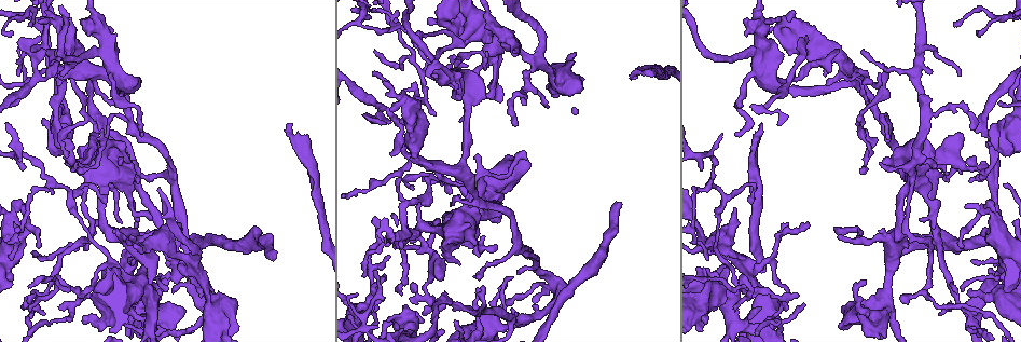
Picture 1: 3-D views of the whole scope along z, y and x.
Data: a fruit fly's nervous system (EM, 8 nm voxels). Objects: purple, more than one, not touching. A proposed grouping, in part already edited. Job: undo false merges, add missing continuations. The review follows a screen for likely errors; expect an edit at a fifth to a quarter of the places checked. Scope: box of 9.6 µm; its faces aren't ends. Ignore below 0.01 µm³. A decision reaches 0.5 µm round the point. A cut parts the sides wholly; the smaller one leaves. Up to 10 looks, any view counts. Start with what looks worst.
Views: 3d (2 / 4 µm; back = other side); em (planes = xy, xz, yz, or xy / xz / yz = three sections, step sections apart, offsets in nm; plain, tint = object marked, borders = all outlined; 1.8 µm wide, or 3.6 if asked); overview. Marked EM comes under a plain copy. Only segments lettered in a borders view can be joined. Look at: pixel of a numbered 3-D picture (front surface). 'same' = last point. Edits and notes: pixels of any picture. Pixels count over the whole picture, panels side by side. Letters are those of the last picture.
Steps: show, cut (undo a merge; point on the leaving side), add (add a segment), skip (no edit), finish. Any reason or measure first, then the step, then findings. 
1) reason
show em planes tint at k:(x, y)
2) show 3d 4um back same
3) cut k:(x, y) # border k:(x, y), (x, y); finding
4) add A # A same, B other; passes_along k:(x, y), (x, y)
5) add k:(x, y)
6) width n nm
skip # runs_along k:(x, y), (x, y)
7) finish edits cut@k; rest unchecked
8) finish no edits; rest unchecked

an open end
show 3d 2um at 1:(275, 251)

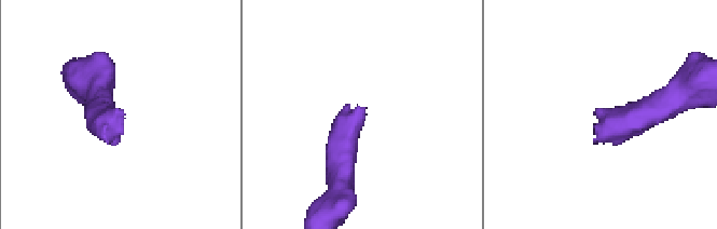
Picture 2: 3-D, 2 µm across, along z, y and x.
now the EM
show em planes borders at 2:(117, 110)

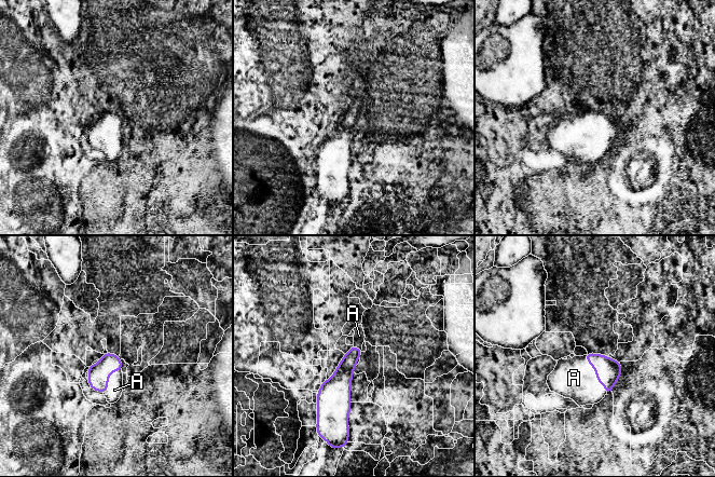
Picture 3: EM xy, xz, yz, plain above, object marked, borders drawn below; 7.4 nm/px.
add A # A same; passes_along 3:(608, 370), (596, 375), (574, 378); it goes on there

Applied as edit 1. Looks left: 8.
redraw
show overview

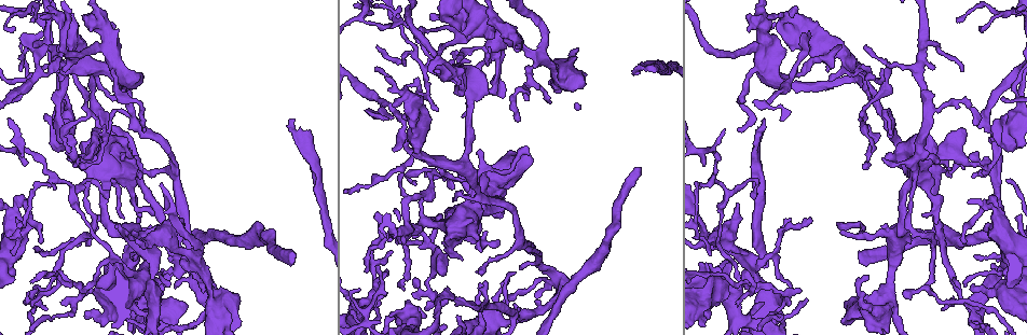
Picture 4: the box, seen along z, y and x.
branch stops here
show 3d 2um back at 4:(294, 120)

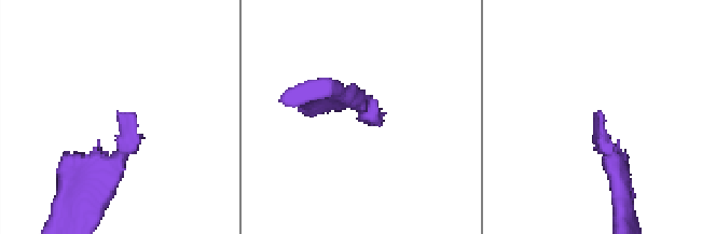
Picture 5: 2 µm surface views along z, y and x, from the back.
shape alone is not enough
show em planes tint at 5:(598, 110)

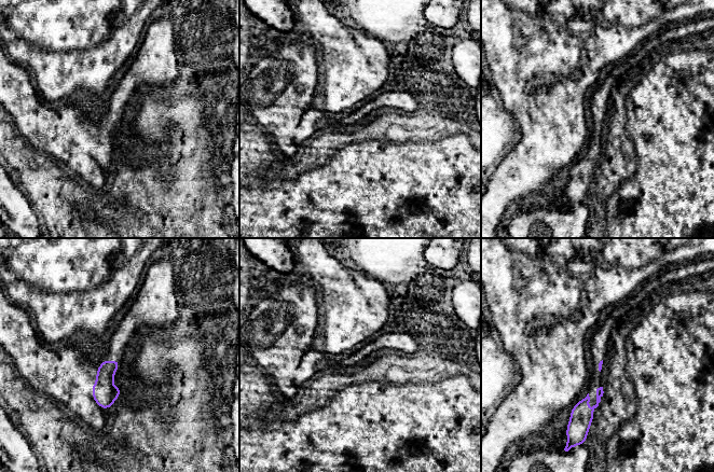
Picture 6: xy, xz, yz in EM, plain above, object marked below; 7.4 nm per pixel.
see the neighbours
show em planes borders same

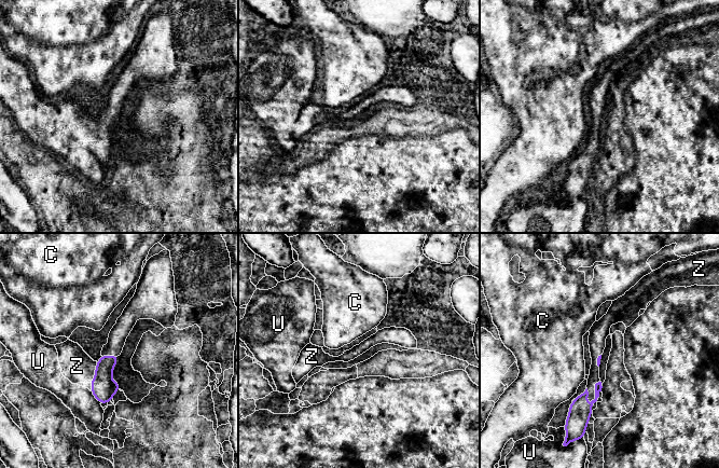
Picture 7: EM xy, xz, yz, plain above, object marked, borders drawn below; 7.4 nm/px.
add Z # C other, U other, Z same; the neuron continues

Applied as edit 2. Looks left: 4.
branch point
show 3d 4um at 4:(733, 261)

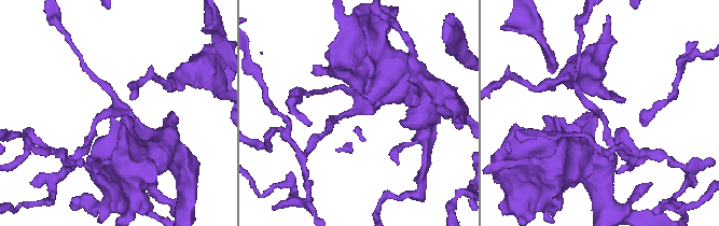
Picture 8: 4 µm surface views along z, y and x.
arms 3; shape alone is not enough
show em planes borders at 8:(370, 108)

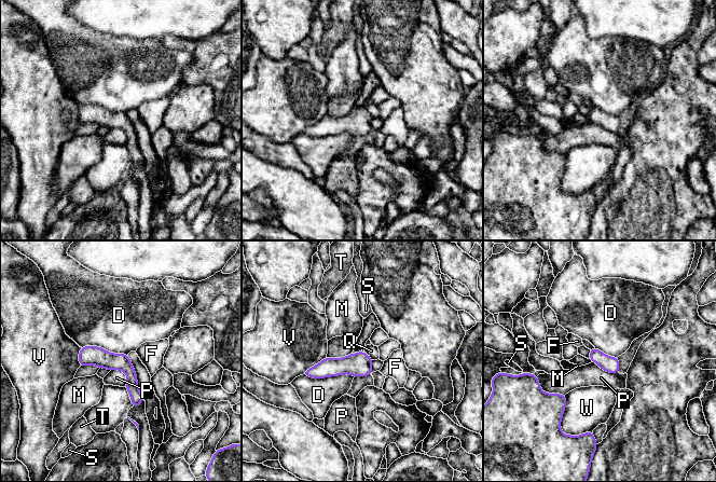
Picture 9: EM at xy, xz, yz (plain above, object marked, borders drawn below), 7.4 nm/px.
skip # D other, F other, M other, P other, Q other, S other, T other, V other, W other; border 9:(536, 376), (544, 391), (564, 395); one neuron here

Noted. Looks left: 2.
abrupt turn
show em 3.6um xz step 16 tint at 4:(1015, 262)

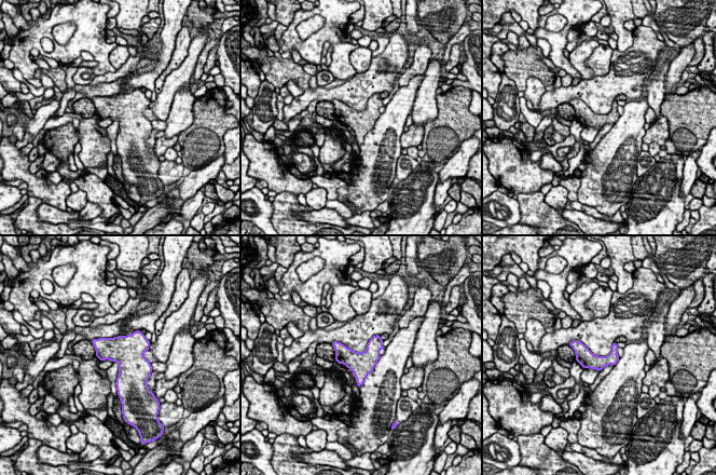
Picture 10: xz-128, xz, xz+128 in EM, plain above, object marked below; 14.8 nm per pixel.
another direction
show em 3.6um planes borders same

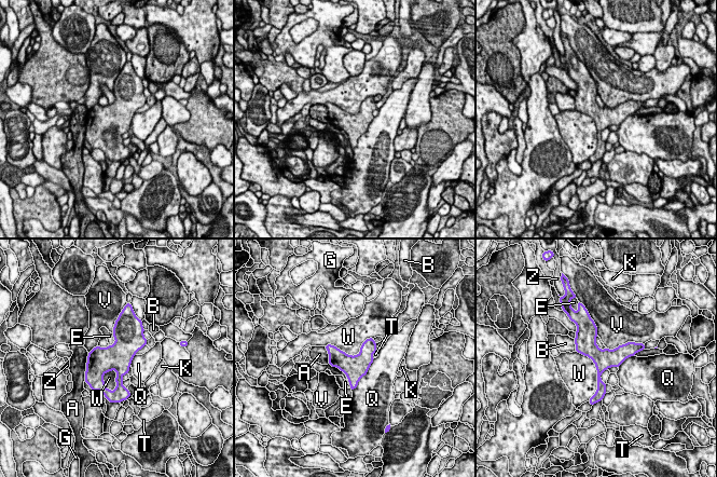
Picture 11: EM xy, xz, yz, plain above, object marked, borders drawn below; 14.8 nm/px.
skip # A other, B other, E other, G other, K other, Q other, T other, V other, W other, Z other; runs_along 11:(590, 329), (603, 390); one neuron here

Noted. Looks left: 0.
finish edits add@3, add@7; rest unchecked

